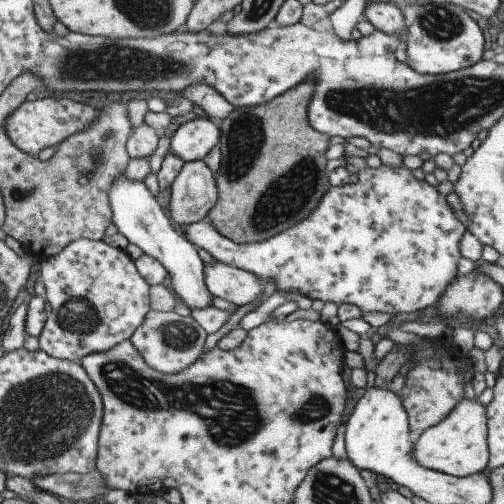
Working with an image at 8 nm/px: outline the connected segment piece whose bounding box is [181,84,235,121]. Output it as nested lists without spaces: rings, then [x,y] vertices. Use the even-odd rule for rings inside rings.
[[[196,84],[181,93],[181,98],[200,106],[205,114],[224,120],[233,113],[235,107],[210,84]]]

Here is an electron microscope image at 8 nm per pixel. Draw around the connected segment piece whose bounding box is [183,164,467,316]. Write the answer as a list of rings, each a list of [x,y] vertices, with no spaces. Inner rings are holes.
[[[381,164],[380,168],[364,168],[358,172],[358,182],[348,182],[346,186],[338,186],[328,188],[327,195],[322,196],[319,208],[312,212],[310,218],[306,218],[304,222],[300,222],[298,226],[289,228],[283,234],[260,243],[239,244],[230,238],[224,236],[217,227],[206,222],[196,222],[183,227],[183,231],[187,234],[187,238],[196,244],[199,249],[205,249],[219,262],[228,265],[234,265],[240,269],[248,270],[252,274],[256,274],[258,278],[262,278],[262,282],[273,280],[278,290],[286,290],[286,292],[302,292],[306,296],[310,296],[312,300],[318,299],[322,302],[334,302],[338,306],[342,304],[354,304],[356,308],[360,308],[361,314],[364,312],[378,312],[397,315],[400,313],[411,313],[428,307],[435,307],[440,298],[444,296],[444,290],[448,288],[448,284],[452,284],[452,280],[458,275],[458,262],[462,257],[460,254],[460,238],[466,234],[467,228],[456,218],[456,212],[452,210],[450,202],[446,196],[439,194],[438,187],[431,186],[426,180],[418,180],[412,174],[412,170],[408,168],[392,168]]]

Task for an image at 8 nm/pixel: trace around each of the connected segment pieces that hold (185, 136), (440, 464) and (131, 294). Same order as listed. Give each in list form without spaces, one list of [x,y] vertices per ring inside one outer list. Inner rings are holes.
[[[196,118],[182,126],[173,134],[171,149],[185,164],[206,160],[221,145],[223,130],[210,118]]]
[[[460,400],[458,408],[454,408],[440,424],[424,430],[415,435],[414,458],[420,466],[430,468],[454,477],[468,477],[482,473],[489,462],[489,449],[487,444],[487,413],[485,407],[477,400]]]
[[[84,238],[41,266],[52,311],[40,340],[41,349],[50,356],[82,362],[96,352],[108,352],[131,340],[151,315],[152,284],[126,250]]]

